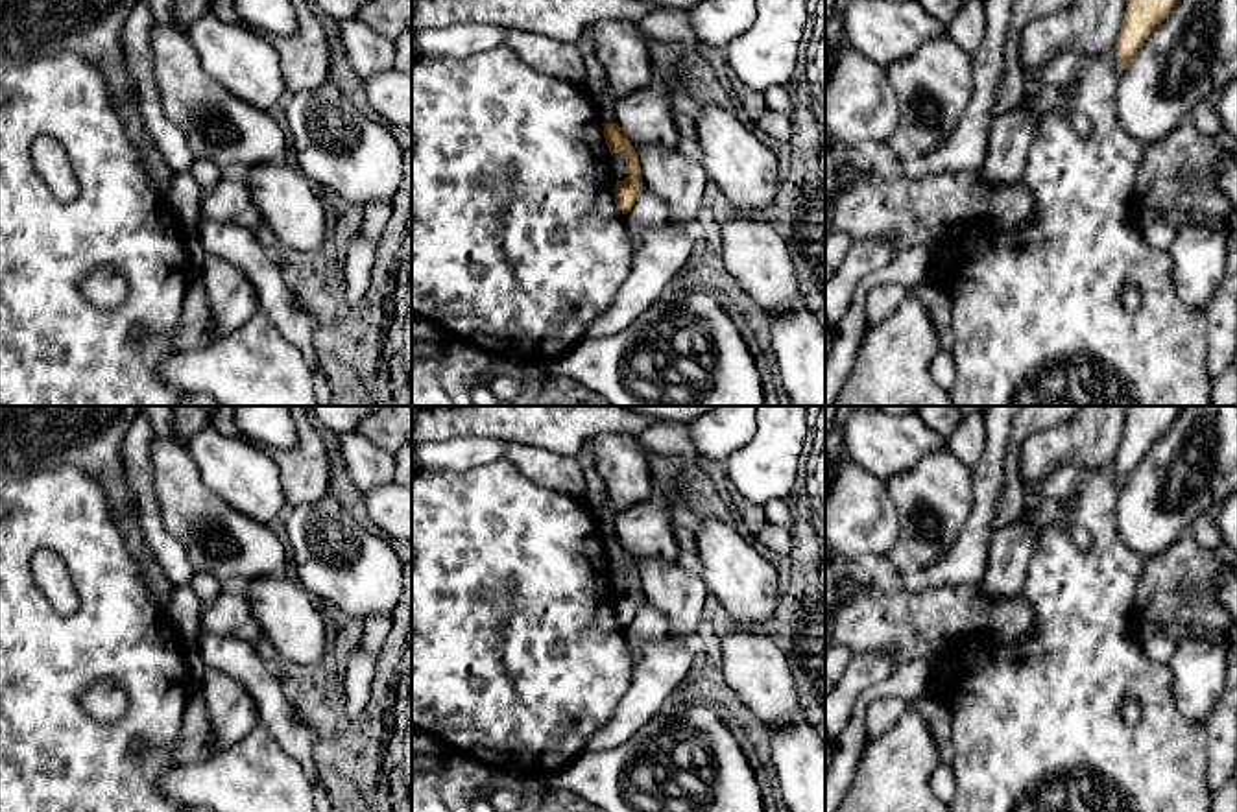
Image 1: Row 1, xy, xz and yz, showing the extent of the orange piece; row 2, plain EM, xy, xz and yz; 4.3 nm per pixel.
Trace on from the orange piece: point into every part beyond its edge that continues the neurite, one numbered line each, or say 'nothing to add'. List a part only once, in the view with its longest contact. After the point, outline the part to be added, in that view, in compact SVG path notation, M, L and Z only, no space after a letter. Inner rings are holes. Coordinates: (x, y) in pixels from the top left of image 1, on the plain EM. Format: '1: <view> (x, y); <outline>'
nothing to add

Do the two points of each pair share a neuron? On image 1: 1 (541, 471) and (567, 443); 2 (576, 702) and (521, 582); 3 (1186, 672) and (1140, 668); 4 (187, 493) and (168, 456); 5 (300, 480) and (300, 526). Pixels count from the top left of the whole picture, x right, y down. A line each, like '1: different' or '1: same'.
1: different
2: same
3: different
4: same
5: different

